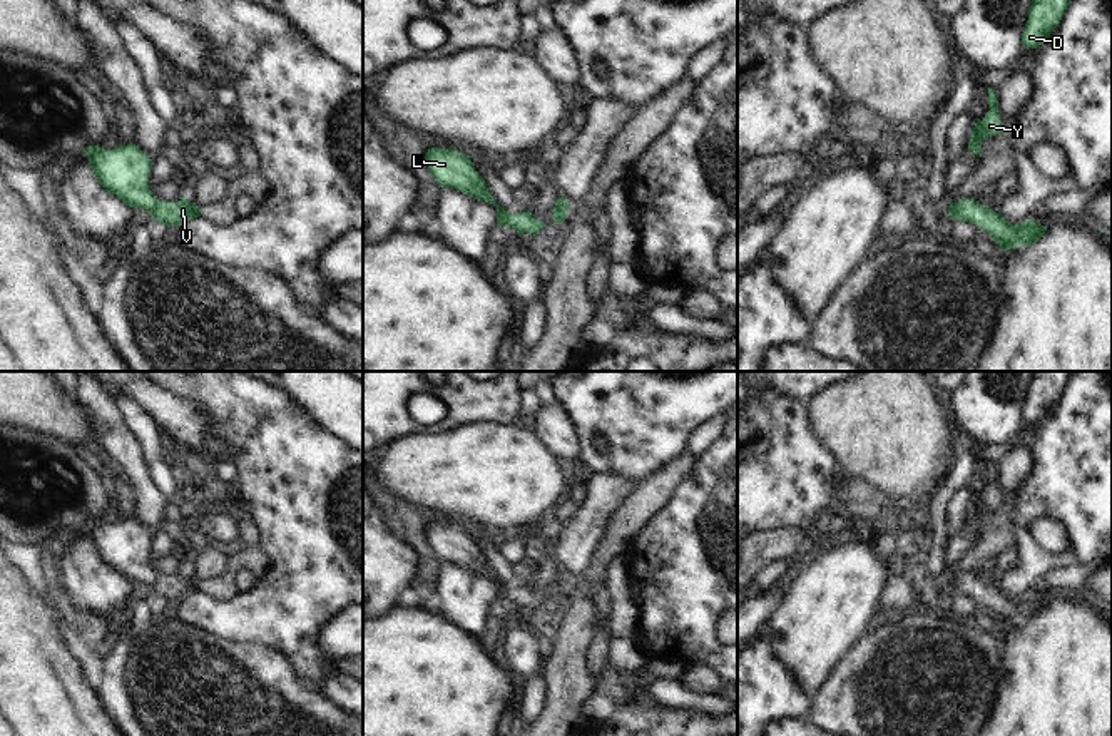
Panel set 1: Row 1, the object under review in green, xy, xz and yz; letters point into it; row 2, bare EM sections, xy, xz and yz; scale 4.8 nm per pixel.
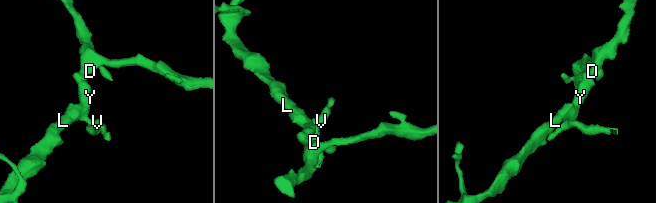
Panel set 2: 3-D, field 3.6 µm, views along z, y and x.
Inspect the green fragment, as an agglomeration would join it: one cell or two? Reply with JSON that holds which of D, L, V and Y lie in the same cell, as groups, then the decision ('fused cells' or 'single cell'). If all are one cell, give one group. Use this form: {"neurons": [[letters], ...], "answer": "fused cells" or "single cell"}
{"neurons": [["D", "L", "V", "Y"]], "answer": "single cell"}

